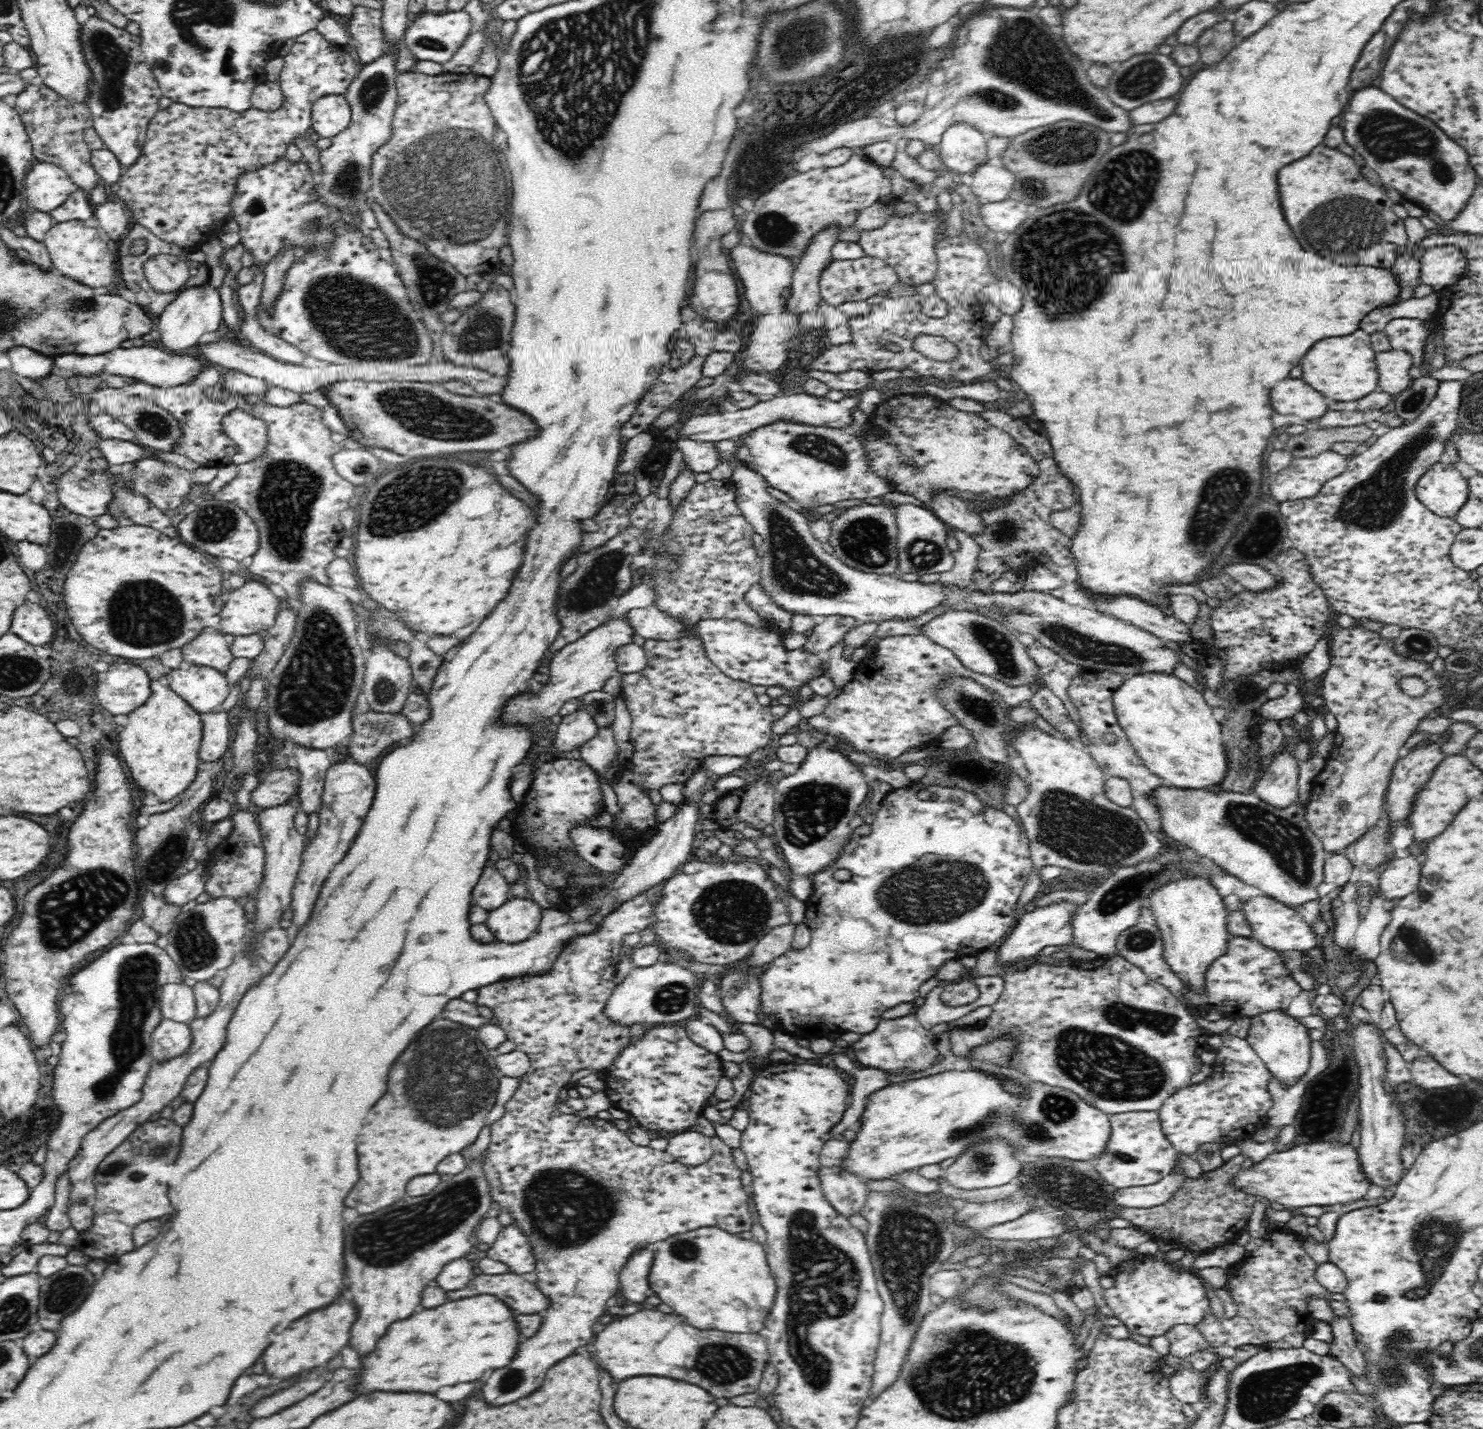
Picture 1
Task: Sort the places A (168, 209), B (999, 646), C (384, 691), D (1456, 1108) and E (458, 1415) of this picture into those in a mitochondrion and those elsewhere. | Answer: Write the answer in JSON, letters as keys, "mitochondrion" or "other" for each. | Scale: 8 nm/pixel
{"A":"other","B":"mitochondrion","C":"mitochondrion","D":"other","E":"other"}

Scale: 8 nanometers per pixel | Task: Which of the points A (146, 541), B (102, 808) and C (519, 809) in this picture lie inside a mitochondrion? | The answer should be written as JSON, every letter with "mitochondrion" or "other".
{"A":"other","B":"other","C":"other"}

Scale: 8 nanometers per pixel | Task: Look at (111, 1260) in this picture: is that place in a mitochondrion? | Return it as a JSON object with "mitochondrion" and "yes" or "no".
{"mitochondrion":"no"}

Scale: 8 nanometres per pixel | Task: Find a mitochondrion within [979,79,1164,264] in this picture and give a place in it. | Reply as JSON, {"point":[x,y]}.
{"point":[1064,147]}

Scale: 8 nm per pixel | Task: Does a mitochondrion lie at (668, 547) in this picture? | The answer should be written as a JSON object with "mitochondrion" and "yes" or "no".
{"mitochondrion":"yes"}

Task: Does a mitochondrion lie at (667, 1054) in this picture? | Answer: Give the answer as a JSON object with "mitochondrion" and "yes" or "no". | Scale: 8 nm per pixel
{"mitochondrion":"no"}

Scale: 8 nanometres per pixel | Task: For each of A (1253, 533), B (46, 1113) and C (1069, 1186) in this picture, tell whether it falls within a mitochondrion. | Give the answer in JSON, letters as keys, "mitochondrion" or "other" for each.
{"A":"mitochondrion","B":"other","C":"mitochondrion"}

